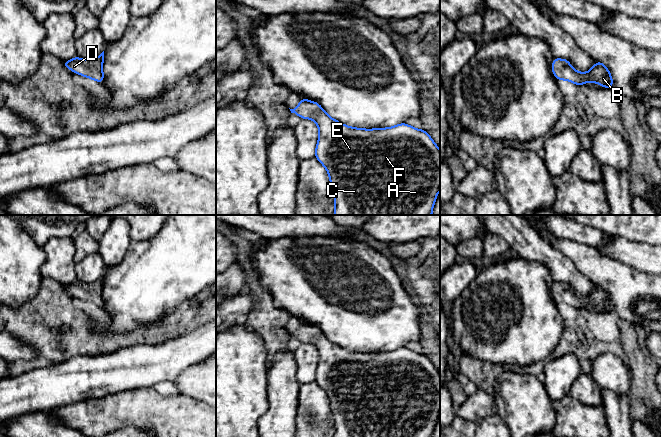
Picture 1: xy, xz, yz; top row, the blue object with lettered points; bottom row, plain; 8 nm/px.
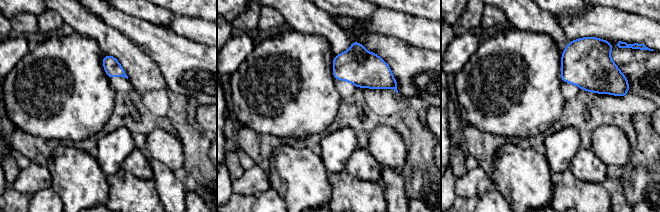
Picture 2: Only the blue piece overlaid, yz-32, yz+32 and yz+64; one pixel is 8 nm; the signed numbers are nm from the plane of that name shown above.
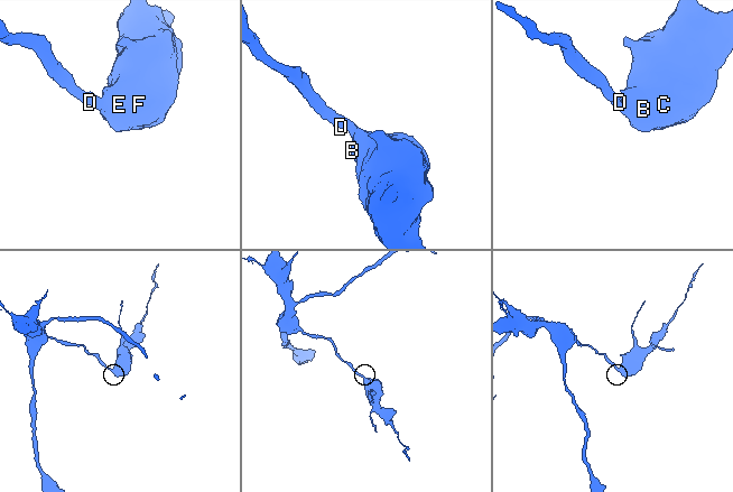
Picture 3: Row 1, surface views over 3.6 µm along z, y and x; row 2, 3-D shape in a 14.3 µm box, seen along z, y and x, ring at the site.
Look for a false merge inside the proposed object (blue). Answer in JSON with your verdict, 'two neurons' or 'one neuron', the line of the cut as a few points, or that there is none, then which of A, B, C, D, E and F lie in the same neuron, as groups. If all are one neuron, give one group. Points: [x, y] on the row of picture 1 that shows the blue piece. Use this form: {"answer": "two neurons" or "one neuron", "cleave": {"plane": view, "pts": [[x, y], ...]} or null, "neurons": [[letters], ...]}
{"answer": "one neuron", "cleave": null, "neurons": [["A", "B", "C", "D", "E", "F"]]}

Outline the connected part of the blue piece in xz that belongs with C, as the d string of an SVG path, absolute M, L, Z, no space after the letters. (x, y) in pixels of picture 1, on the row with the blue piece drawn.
M304 98L290 111L302 119L312 119L318 126L315 158L328 172L335 201L334 215L432 215L440 191L440 149L427 131L407 123L375 129L350 127L331 118L319 103Z

